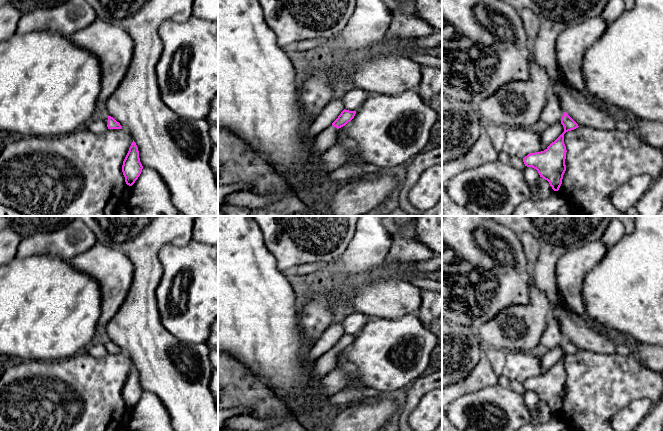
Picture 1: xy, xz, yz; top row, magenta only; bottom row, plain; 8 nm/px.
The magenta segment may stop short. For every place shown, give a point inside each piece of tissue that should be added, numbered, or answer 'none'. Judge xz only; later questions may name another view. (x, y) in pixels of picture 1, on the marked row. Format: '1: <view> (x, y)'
1: xz (324, 140)

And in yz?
none

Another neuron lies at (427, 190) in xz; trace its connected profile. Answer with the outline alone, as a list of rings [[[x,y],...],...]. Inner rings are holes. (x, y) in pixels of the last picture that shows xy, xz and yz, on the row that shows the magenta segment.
[[[442,166],[424,171],[408,192],[411,205],[419,210],[432,208],[442,197]]]

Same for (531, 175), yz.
[[[525,166],[524,168],[524,178],[529,186],[531,197],[530,200],[540,200],[540,188],[537,184],[538,179],[540,178],[540,175],[538,171],[532,167]]]

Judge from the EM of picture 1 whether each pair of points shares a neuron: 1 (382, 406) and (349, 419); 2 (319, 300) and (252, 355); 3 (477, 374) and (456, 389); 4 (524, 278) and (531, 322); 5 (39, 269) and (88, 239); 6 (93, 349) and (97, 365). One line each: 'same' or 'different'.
1: same
2: different
3: same
4: different
5: different
6: different

